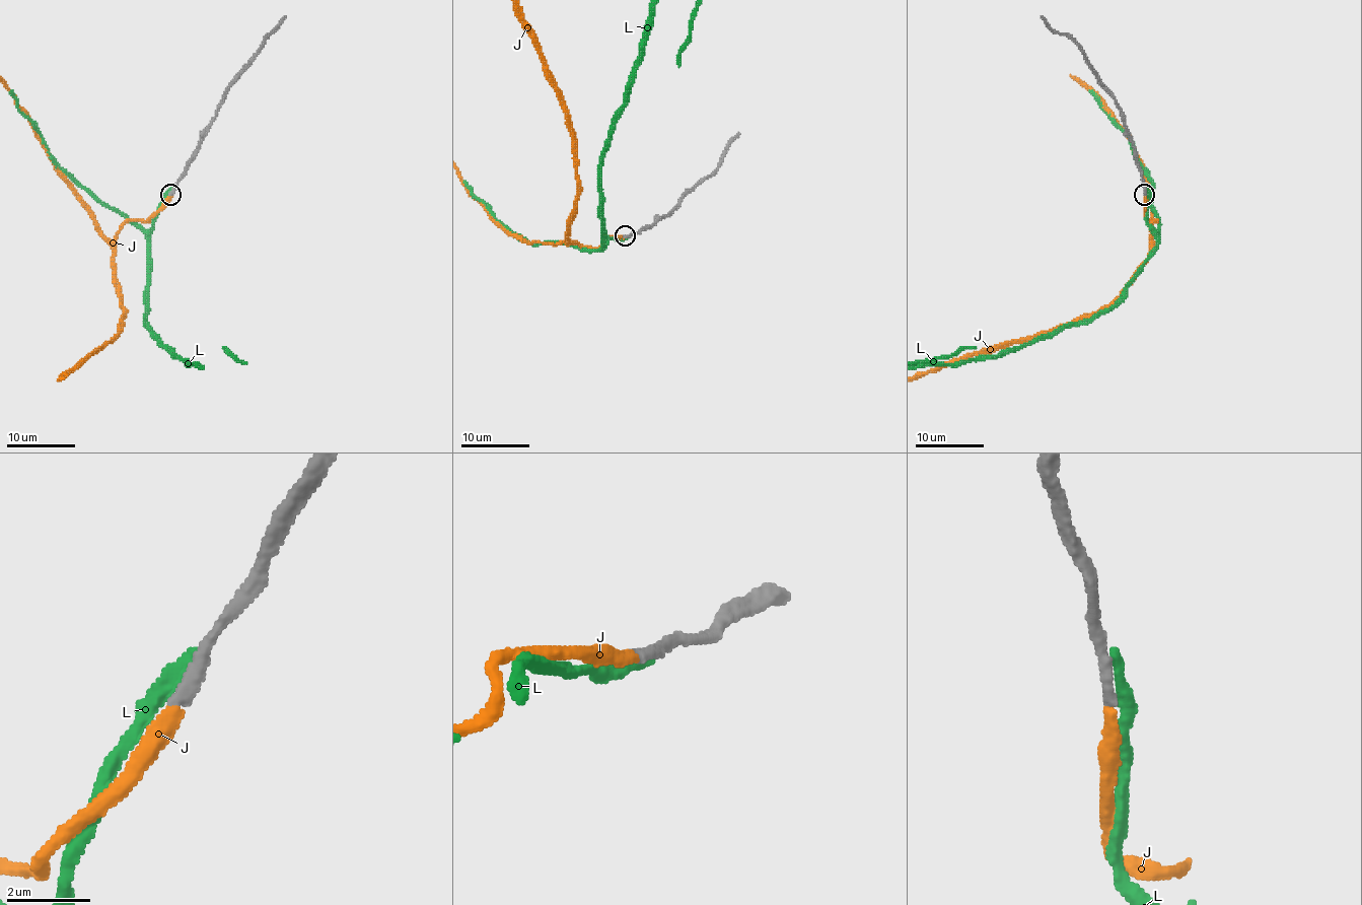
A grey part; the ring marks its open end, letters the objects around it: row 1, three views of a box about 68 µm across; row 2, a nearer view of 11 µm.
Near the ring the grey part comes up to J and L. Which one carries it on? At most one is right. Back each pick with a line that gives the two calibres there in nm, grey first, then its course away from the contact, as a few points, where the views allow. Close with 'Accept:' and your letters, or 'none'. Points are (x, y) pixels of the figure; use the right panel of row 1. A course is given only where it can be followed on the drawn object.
J: Thickness 320 nm (grey) against 360 nm
Accept: J

